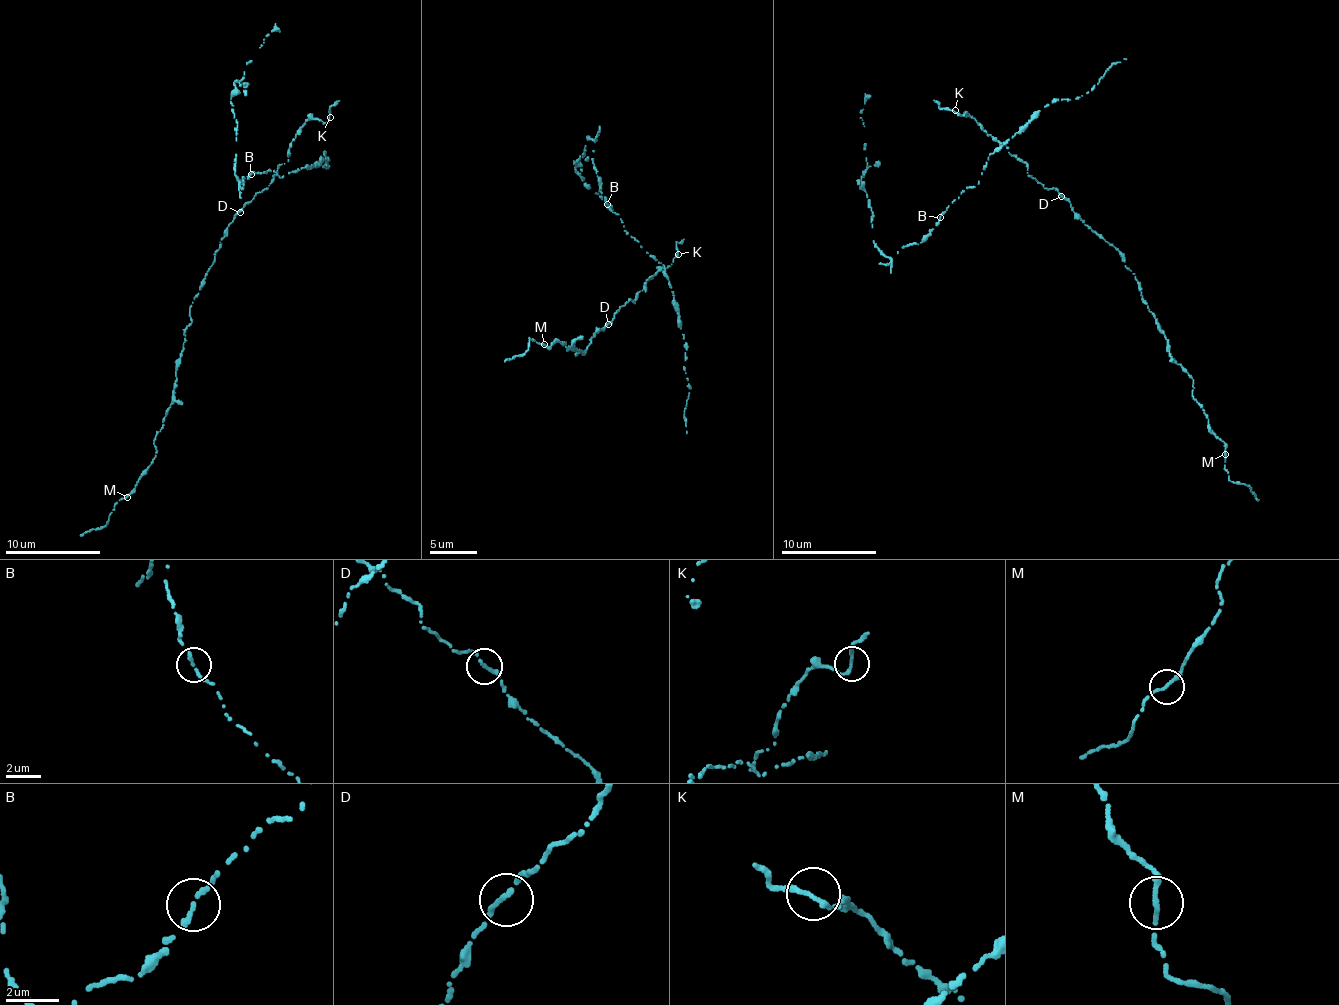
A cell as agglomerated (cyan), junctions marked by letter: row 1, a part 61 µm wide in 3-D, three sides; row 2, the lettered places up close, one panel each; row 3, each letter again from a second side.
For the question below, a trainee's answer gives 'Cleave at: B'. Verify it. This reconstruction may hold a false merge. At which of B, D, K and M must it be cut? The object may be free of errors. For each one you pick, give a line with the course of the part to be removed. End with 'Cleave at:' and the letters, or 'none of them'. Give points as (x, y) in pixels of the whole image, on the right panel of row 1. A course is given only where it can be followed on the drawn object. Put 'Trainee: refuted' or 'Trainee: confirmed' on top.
Trainee: confirmed
B: (940, 217), (920, 242), (891, 257), (879, 249), (872, 206), (859, 180), (867, 165), (861, 112), (870, 94)
Cleave at: B

